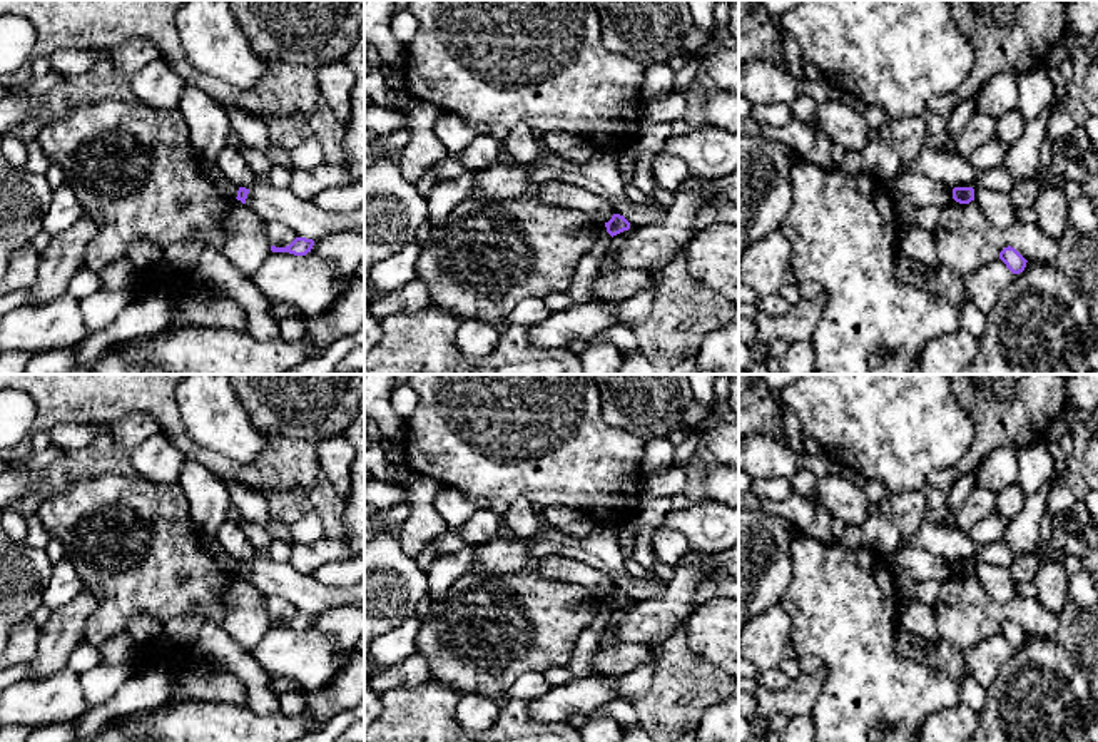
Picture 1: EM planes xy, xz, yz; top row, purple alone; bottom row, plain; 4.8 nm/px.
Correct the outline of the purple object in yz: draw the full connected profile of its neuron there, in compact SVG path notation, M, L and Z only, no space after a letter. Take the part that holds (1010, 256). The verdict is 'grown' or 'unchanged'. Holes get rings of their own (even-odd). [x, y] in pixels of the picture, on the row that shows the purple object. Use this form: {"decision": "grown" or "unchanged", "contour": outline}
{"decision": "unchanged", "contour": "M1011 246L1004 247L999 252L999 259L1006 264L1006 267L1013 272L1013 274L1019 274L1024 271L1026 267L1026 259Z"}

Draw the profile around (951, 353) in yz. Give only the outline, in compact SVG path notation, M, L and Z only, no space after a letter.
M963 329L936 336L921 353L921 374L963 374L978 353L978 338Z

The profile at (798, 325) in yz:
M822 291L814 301L799 301L796 306L790 306L790 309L780 318L759 314L754 319L757 343L767 346L777 341L789 341L790 344L809 341L827 299L829 294Z

